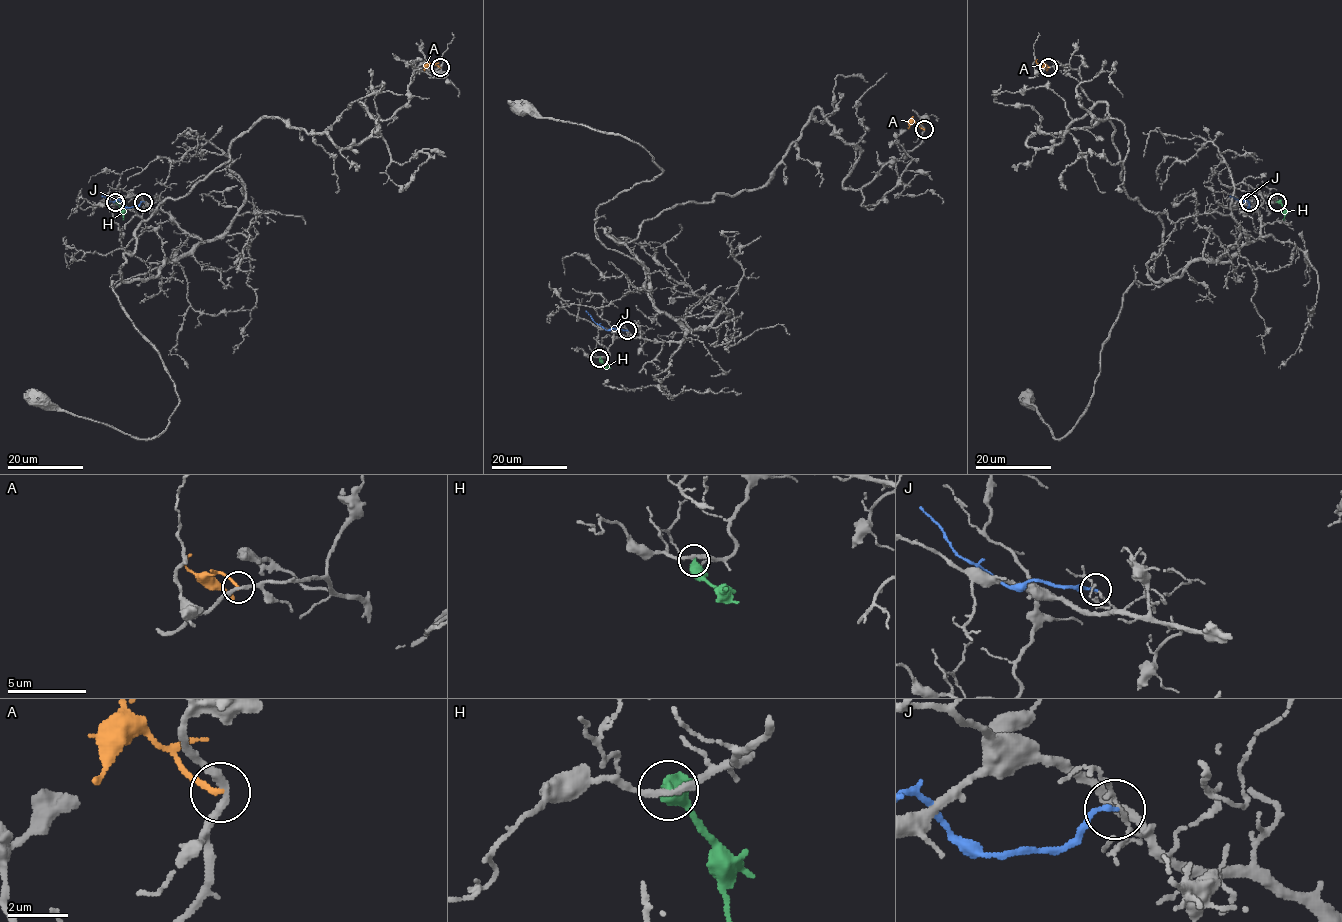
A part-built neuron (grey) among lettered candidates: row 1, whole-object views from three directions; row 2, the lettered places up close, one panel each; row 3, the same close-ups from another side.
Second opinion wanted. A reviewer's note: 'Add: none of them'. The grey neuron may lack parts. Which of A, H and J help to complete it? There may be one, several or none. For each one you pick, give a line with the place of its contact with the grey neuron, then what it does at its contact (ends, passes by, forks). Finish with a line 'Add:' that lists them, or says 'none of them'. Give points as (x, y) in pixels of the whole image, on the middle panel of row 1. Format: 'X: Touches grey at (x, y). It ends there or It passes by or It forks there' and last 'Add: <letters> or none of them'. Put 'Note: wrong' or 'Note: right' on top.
Note: right
Add: none of them

